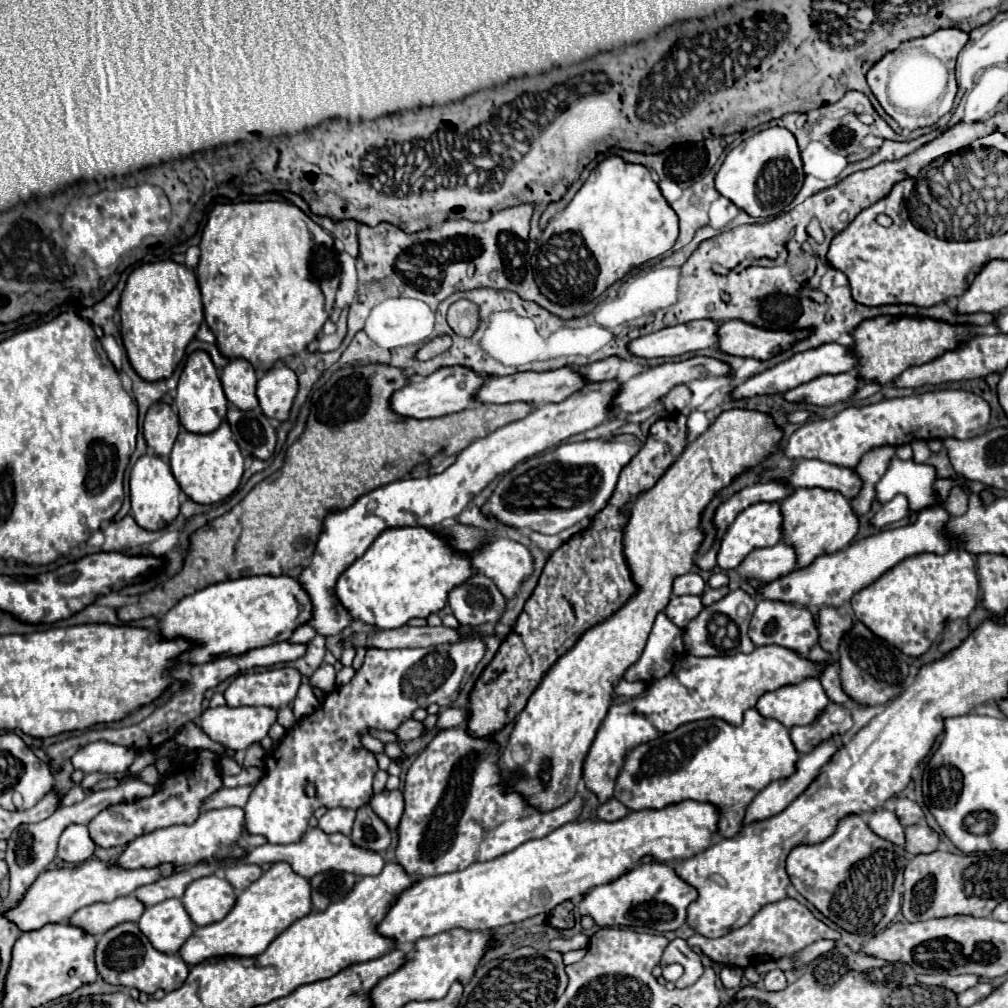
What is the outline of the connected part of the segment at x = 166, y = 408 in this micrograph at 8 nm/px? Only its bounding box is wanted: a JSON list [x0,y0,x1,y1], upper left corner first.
[144,402,180,460]

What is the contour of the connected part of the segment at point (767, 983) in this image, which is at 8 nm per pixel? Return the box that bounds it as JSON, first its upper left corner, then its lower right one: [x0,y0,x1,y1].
[764,970,786,992]

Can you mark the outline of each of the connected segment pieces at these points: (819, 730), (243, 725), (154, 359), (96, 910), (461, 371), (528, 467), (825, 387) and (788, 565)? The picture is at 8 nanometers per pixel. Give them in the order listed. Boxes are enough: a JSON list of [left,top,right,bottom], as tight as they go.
[[790,702,852,754],[198,706,278,764],[120,260,204,380],[68,896,144,936],[390,366,484,418],[482,434,640,534],[784,372,860,406],[736,542,796,582]]

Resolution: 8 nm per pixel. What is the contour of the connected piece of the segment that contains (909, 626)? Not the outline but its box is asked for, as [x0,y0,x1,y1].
[852,550,978,656]

